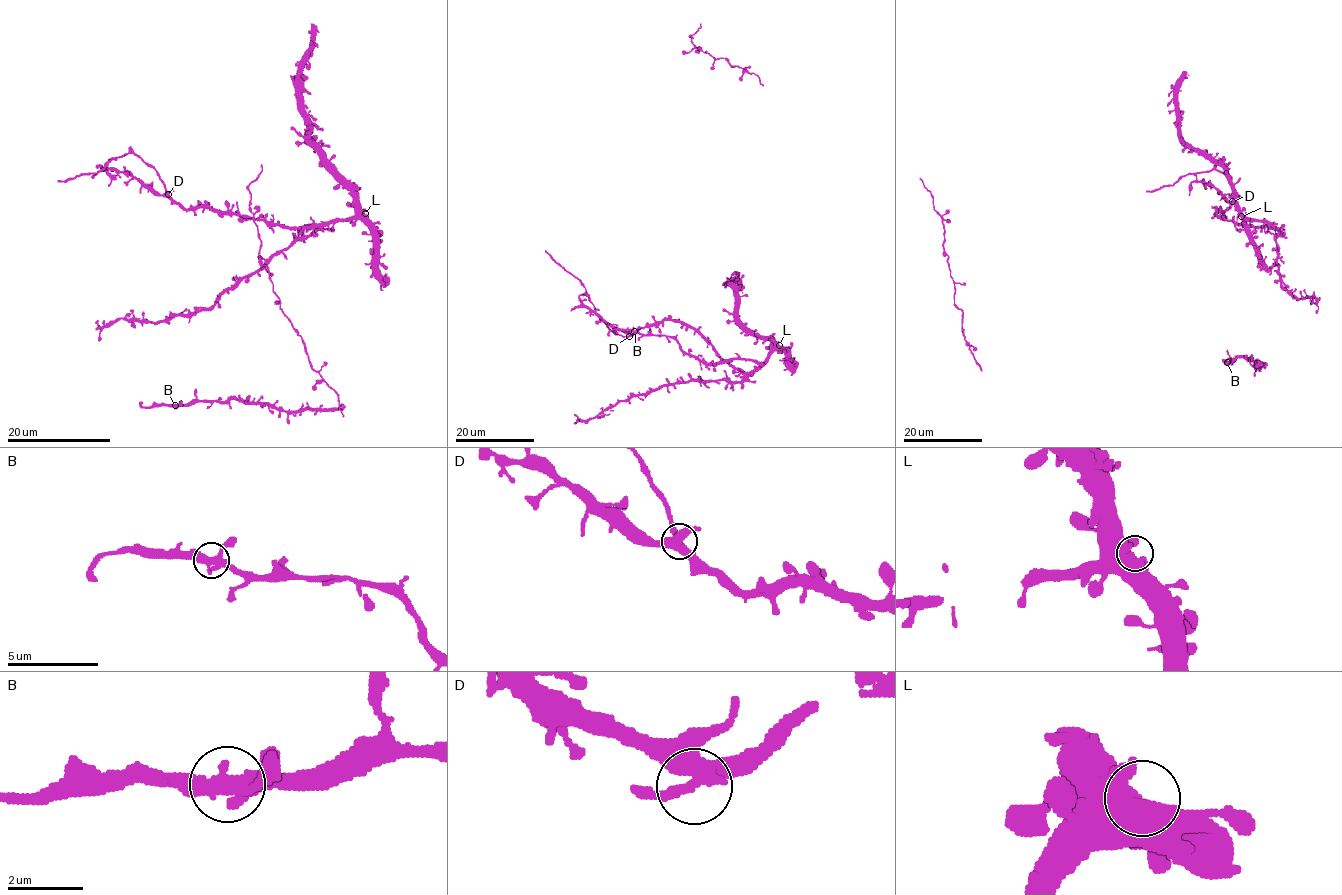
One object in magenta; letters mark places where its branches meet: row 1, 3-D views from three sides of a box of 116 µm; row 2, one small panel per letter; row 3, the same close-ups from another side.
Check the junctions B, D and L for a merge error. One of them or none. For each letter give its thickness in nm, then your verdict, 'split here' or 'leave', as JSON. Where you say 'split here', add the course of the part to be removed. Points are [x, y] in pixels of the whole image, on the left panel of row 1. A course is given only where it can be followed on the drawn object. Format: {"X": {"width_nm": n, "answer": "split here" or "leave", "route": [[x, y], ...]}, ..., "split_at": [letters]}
{"B": {"width_nm": 360, "answer": "leave"}, "D": {"width_nm": 320, "answer": "split here", "route": [[168, 194], [155, 169], [133, 153], [108, 162], [95, 173], [80, 173], [63, 181], [58, 180]]}, "L": {"width_nm": 460, "answer": "leave"}, "split_at": ["D"]}

